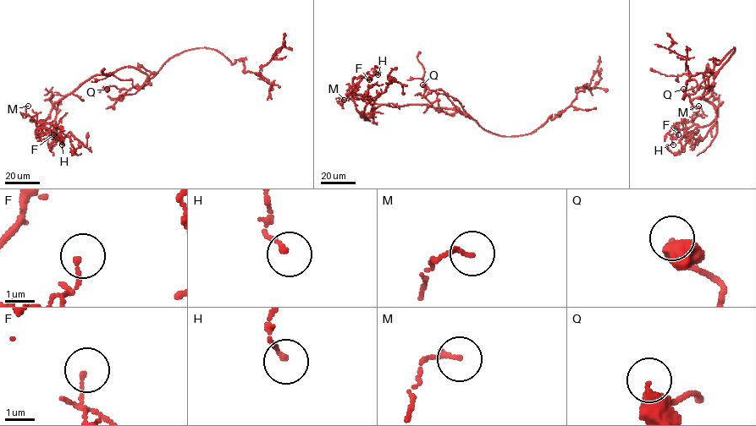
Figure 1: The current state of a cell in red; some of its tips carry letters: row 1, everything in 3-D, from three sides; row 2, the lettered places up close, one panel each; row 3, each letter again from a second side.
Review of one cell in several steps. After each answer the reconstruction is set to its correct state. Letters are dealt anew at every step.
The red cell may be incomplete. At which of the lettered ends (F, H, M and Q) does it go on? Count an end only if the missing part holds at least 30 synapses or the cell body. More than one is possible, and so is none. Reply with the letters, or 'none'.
none

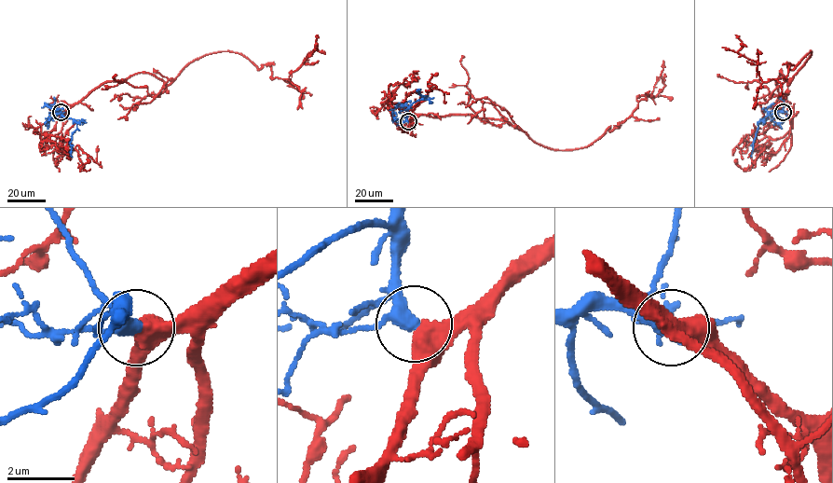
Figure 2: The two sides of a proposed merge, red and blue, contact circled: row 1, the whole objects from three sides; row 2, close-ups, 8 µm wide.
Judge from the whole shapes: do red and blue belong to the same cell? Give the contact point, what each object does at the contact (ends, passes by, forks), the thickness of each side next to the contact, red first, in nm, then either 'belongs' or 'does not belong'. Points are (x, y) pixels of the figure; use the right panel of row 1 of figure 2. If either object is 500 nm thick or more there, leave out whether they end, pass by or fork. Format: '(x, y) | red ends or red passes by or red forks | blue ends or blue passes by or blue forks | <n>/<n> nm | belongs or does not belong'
(783, 112) | 500/340 nm | belongs

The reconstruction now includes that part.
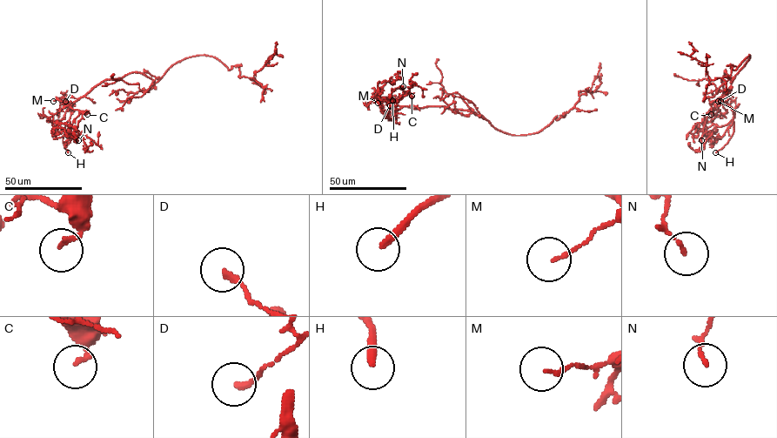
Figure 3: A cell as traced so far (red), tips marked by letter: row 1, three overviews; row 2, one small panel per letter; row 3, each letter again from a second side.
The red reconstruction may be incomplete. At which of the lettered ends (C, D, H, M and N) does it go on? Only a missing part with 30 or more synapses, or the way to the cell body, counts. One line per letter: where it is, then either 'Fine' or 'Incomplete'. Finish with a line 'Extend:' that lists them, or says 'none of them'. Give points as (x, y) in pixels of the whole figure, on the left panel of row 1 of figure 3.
C: Place: (87, 114). Fine
D: Place: (65, 101). Fine
H: Place: (68, 152). Incomplete
M: Place: (53, 101). Fine
N: Place: (78, 140). Fine
Extend: H

